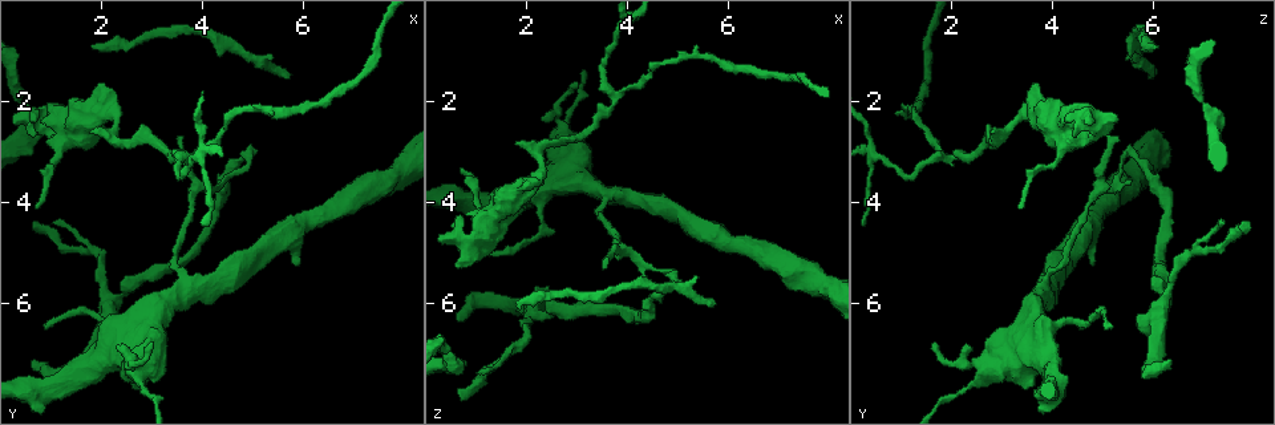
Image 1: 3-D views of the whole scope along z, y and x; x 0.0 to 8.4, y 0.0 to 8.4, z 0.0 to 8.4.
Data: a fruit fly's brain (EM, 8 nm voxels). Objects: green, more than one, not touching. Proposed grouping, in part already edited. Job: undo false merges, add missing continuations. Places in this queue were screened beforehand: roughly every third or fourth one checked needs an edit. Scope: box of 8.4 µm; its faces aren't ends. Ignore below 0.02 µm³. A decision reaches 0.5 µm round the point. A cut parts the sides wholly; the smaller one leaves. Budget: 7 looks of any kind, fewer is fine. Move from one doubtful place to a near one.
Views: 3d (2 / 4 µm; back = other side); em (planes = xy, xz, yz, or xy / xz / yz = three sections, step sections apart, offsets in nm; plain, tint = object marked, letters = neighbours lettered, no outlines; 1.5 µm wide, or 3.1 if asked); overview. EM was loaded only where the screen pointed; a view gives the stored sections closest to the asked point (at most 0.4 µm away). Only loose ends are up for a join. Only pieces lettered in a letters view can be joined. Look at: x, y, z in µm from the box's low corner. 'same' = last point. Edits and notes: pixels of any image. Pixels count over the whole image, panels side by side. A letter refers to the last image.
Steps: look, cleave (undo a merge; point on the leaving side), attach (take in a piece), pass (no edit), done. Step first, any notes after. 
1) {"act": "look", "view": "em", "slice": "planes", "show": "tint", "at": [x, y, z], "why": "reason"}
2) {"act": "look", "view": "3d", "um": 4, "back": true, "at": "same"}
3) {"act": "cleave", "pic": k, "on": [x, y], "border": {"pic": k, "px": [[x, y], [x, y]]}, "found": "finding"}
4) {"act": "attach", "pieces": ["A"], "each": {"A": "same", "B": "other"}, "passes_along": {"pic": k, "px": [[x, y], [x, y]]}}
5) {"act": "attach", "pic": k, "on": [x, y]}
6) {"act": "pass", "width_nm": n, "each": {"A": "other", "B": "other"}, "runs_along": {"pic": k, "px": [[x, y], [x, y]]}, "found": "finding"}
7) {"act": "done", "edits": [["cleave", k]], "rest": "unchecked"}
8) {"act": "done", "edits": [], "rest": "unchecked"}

{"act": "look", "view": "em", "slice": "planes", "show": "letters", "at": [5.70, 1.60, 5.95], "why": "branch stops here"}

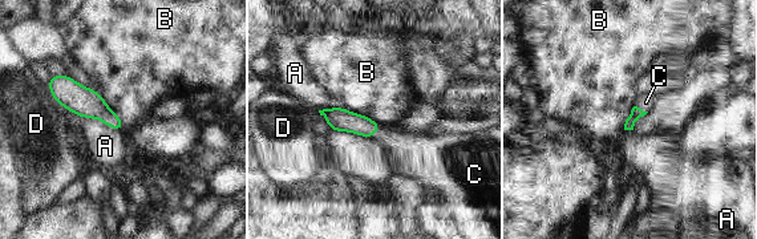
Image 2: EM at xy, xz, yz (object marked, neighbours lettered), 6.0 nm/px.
{"act": "attach", "pieces": ["C"], "each": {"A": "other", "B": "other", "C": "same", "D": "other"}, "passes_along": {"pic": 2, "px": [[340, 120], [376, 130], [408, 154]]}, "found": "the cell continues"}

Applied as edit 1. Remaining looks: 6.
{"act": "look", "view": "3d", "um": 2, "at": [3.75, 3.15, 1.95], "why": "branch point"}

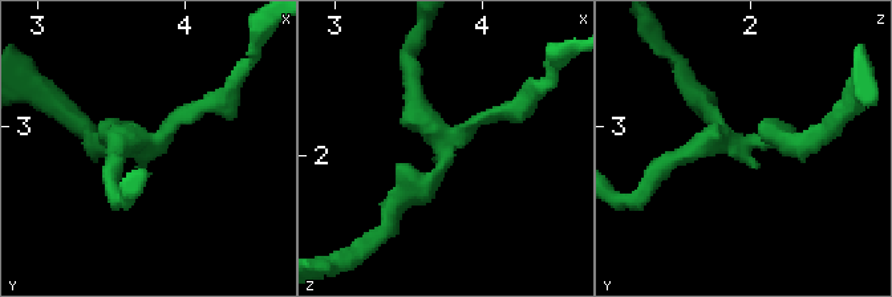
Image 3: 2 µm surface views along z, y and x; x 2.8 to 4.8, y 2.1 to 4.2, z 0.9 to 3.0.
{"act": "look", "view": "em", "slice": "planes", "show": "letters", "at": [3.76, 3.10, 1.94], "arms": 3}

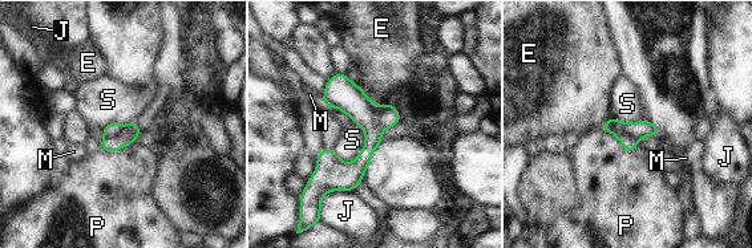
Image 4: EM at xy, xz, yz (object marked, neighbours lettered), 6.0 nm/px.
{"act": "cleave", "pic": 4, "on": [130, 133], "each": {"E": "other", "J": "other", "M": "other", "P": "other", "S": "other"}, "border": {"pic": 4, "px": [[124, 126], [114, 137], [105, 139]]}, "found": "two cells meet here"}

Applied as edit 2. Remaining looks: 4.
{"act": "look", "view": "overview"}

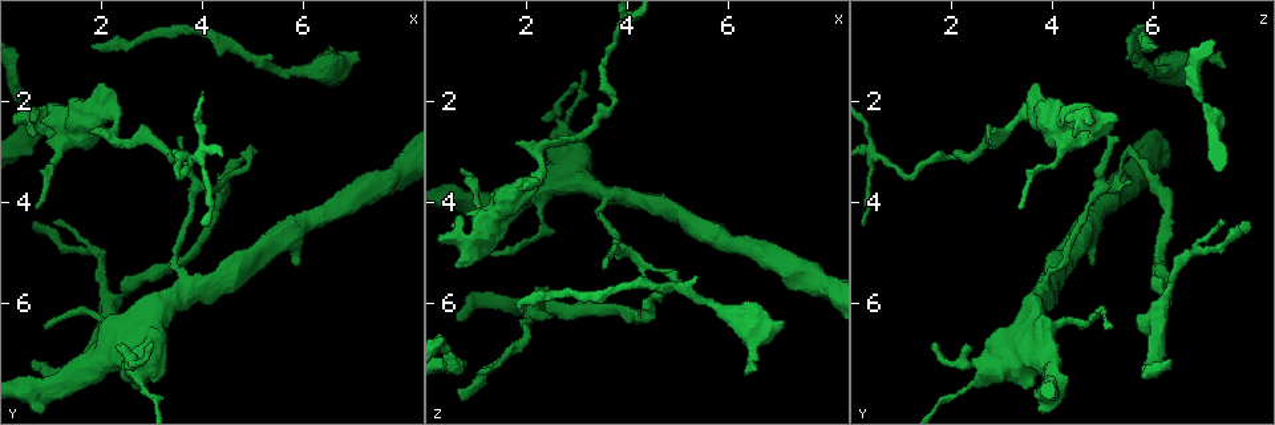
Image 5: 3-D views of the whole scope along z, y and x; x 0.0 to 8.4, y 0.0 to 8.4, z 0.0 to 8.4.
{"act": "look", "view": "em", "slice": "planes", "show": "letters", "at": [0.85, 6.45, 5.10], "why": "tapers out"}

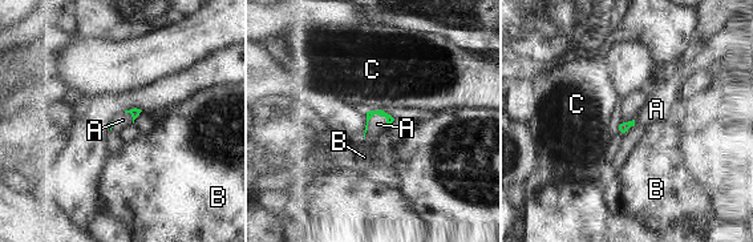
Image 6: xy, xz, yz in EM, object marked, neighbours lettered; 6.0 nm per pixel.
{"act": "attach", "pieces": ["A"], "each": {"A": "same", "B": "other", "C": "other"}, "passes_along": {"pic": 6, "px": [[369, 115], [368, 121], [377, 124]]}, "found": "it goes on there"}

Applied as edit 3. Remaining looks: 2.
{"act": "done", "edits": [["attach", 2], ["cleave", 4], ["attach", 6]], "rest": "unchecked"}

